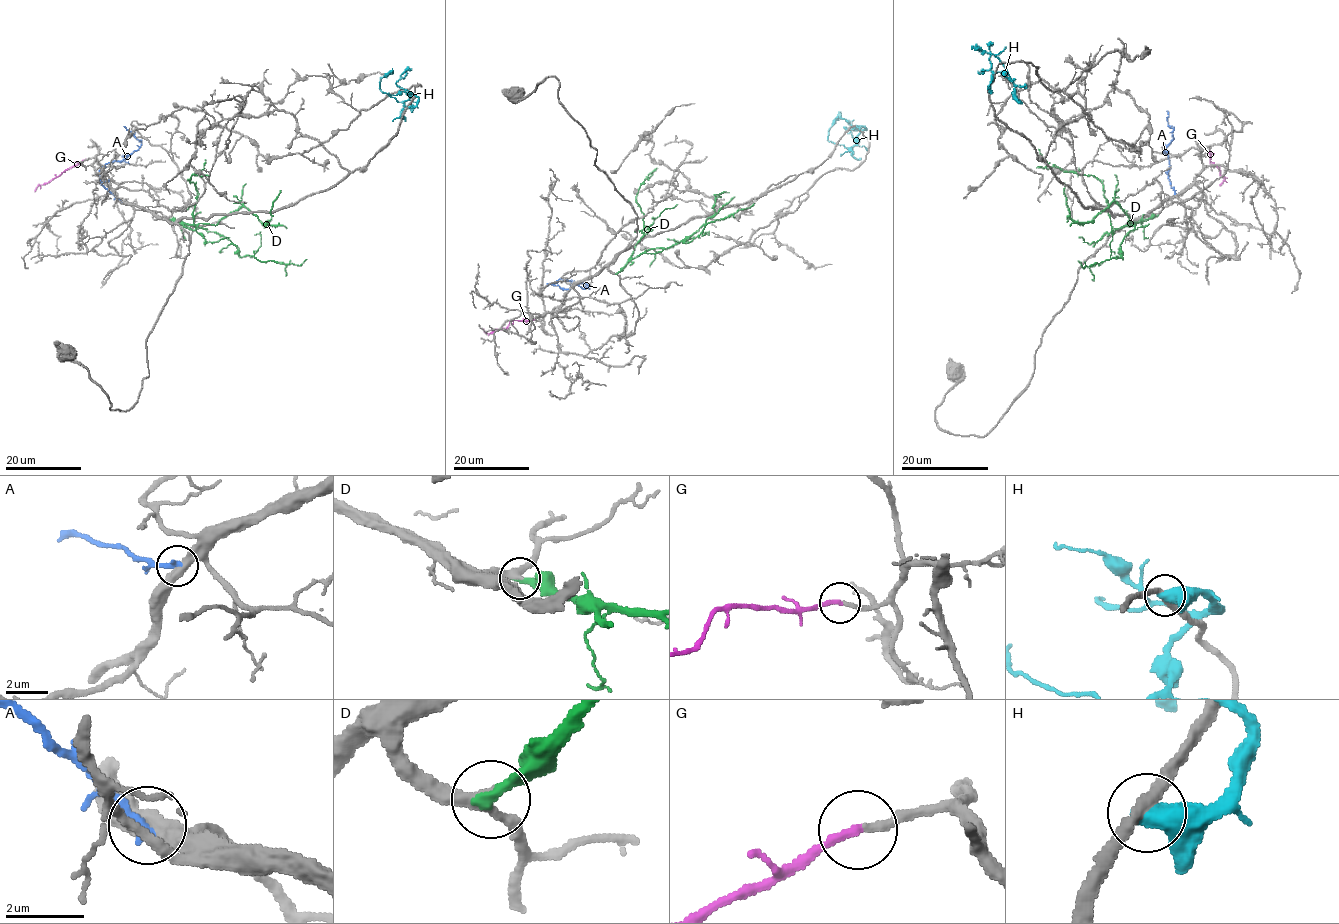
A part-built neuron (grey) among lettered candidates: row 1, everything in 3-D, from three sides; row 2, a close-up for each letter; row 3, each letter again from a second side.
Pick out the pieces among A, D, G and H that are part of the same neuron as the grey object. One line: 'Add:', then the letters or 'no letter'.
Add: D, G

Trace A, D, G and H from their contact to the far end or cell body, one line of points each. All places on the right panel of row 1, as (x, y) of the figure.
A: (1175, 195), (1168, 175), (1170, 162), (1163, 152), (1173, 139), (1166, 111)
D: (1157, 215), (1128, 222), (1121, 207), (1113, 201), (1088, 222), (1077, 224), (1069, 214), (1064, 183)
G: (1209, 149), (1210, 161), (1225, 178), (1219, 185)
H: (988, 87), (992, 77), (999, 72), (1013, 81), (1004, 64), (994, 56), (971, 46)

